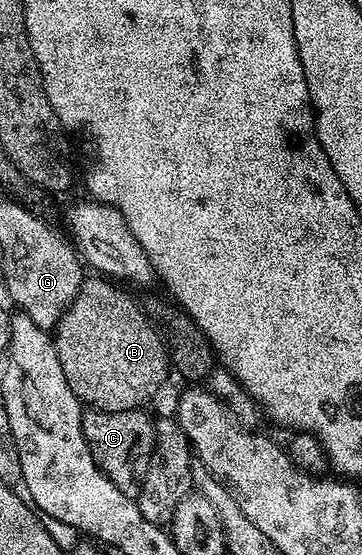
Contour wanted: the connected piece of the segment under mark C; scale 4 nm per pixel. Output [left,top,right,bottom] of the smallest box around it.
[81,409,155,494]

